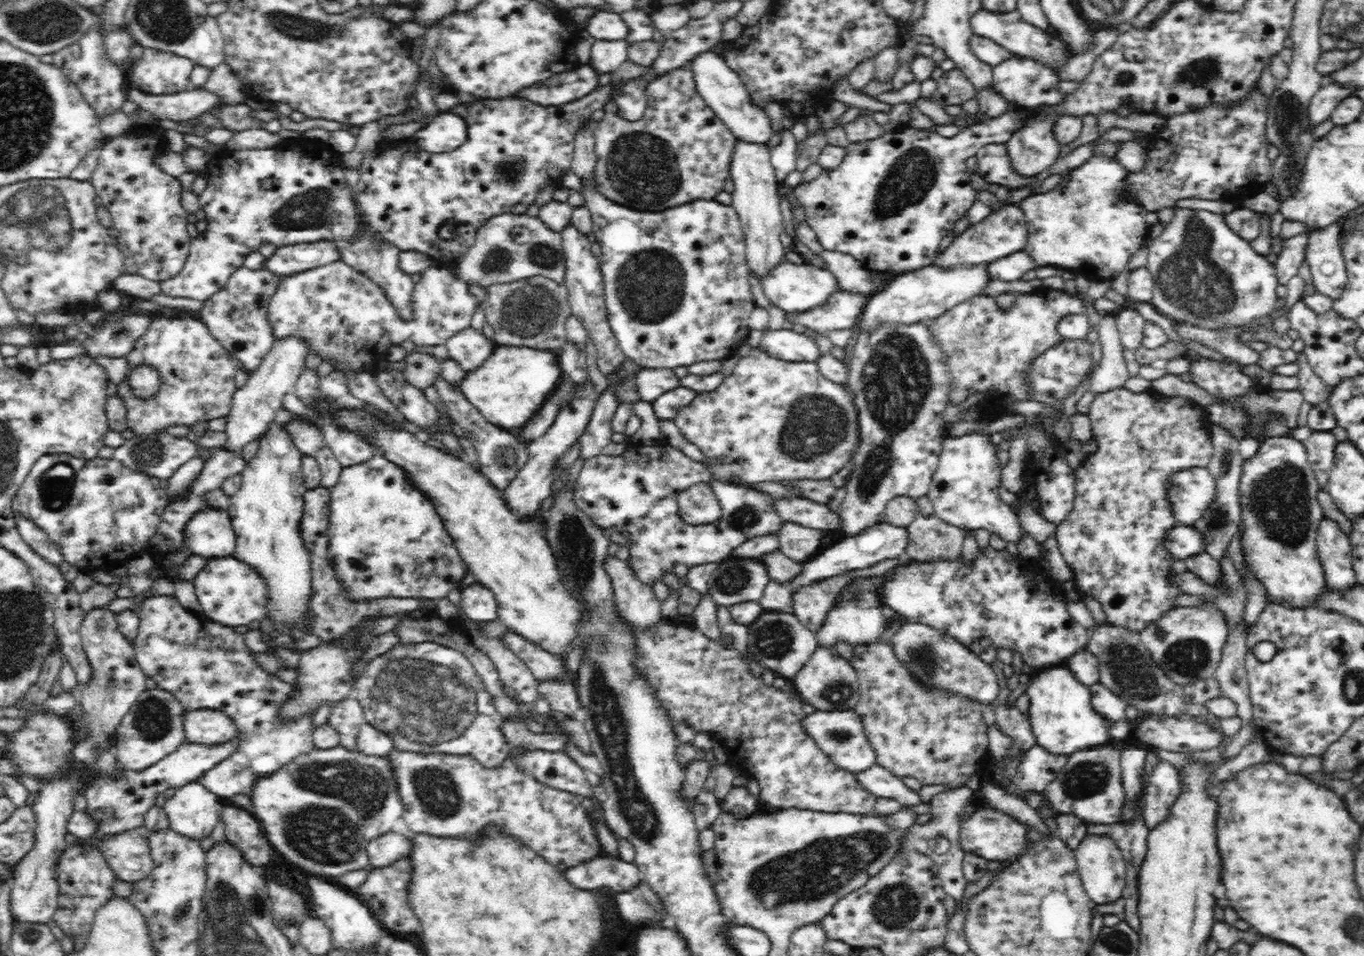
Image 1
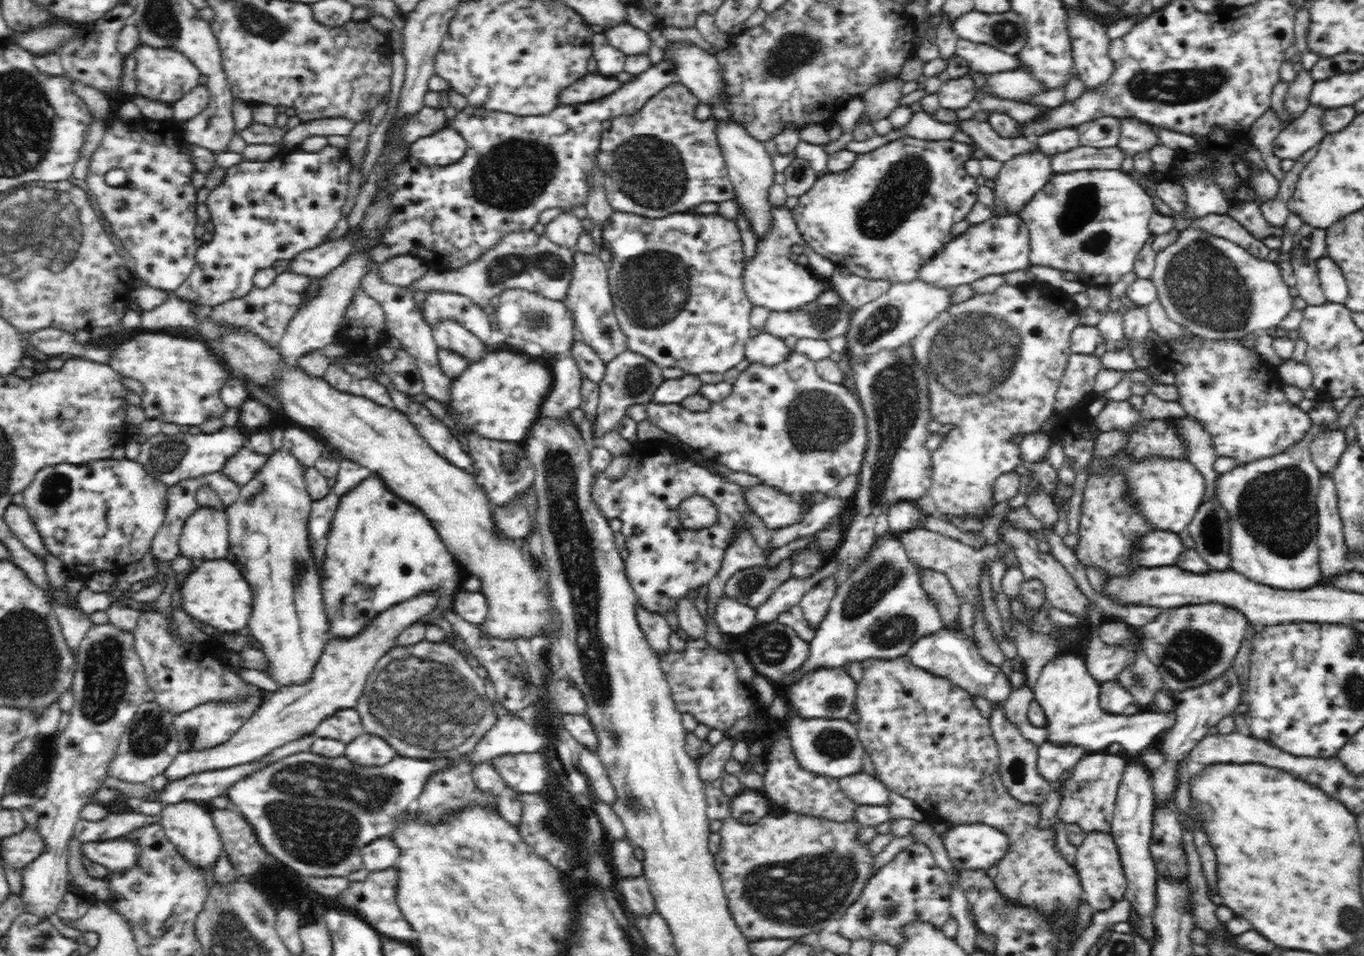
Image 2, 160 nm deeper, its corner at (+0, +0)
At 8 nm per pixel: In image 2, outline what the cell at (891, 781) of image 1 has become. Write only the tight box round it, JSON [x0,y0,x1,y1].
[838,772,891,806]

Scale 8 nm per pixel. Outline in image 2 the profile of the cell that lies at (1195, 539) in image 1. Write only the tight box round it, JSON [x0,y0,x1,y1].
[1136,530,1184,567]

